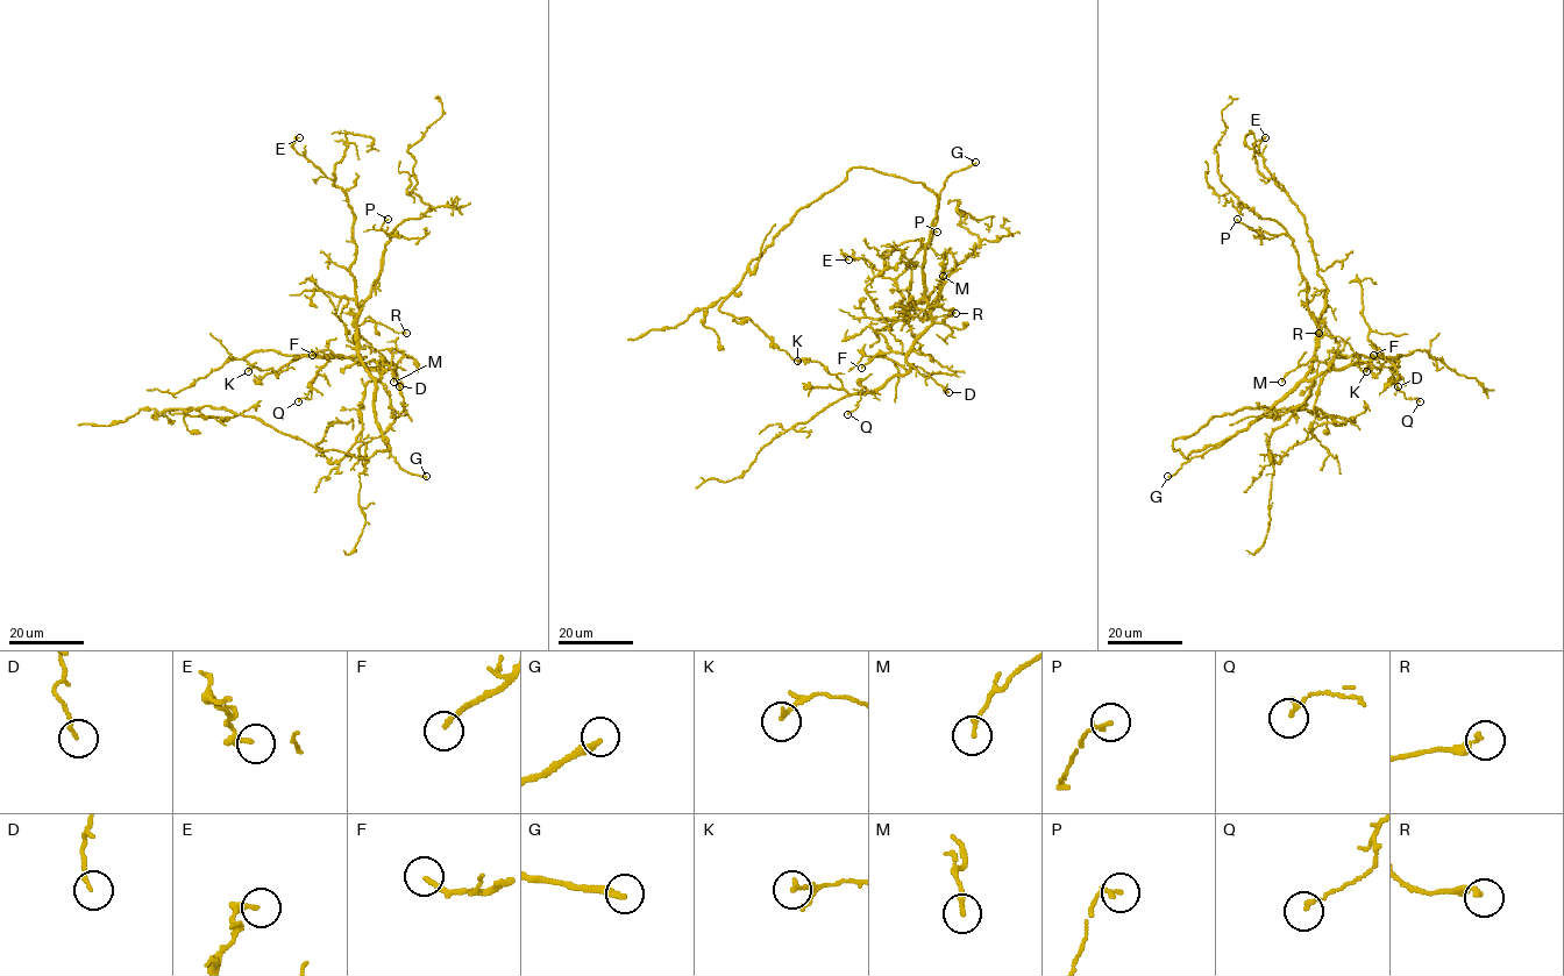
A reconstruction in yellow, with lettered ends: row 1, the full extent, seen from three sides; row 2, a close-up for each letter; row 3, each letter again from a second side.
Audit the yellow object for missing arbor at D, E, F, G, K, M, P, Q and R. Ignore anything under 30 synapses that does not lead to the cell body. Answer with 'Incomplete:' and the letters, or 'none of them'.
Incomplete: G

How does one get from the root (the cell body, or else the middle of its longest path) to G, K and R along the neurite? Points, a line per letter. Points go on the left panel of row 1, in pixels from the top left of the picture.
G: (381, 428), (382, 440), (399, 467), (426, 476)
K: (381, 428), (374, 390), (382, 371), (370, 370), (358, 357), (301, 355), (278, 375), (271, 368), (248, 371)
R: (381, 428), (374, 406), (375, 380), (358, 354), (358, 327), (365, 321), (375, 321), (406, 333)

